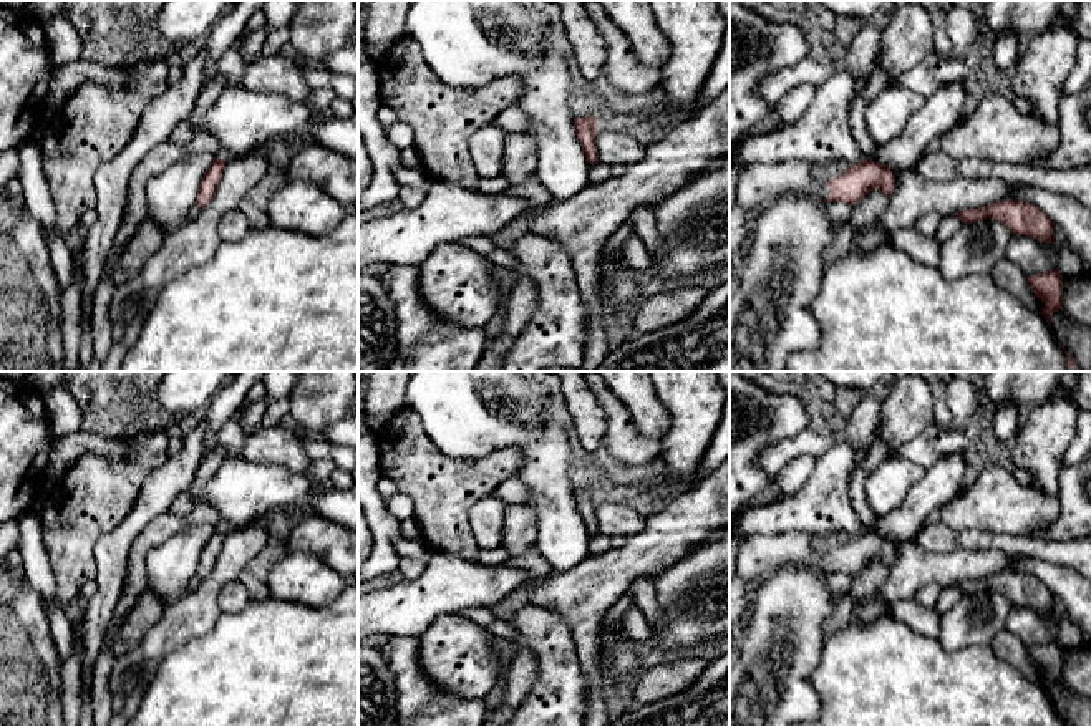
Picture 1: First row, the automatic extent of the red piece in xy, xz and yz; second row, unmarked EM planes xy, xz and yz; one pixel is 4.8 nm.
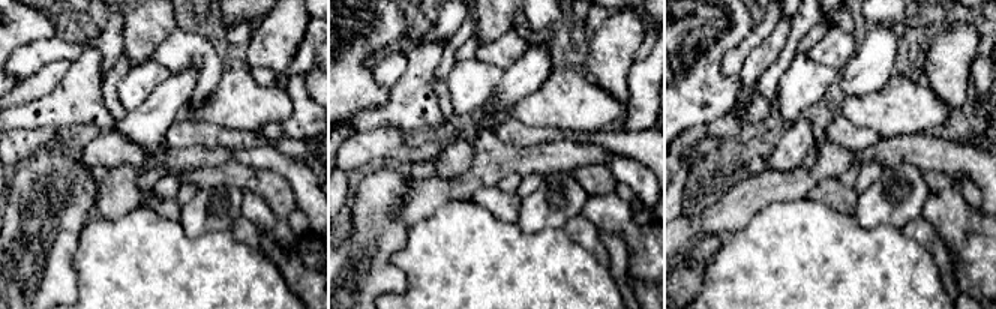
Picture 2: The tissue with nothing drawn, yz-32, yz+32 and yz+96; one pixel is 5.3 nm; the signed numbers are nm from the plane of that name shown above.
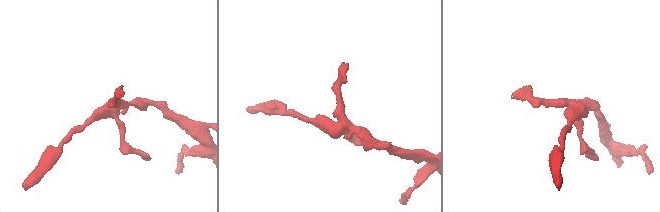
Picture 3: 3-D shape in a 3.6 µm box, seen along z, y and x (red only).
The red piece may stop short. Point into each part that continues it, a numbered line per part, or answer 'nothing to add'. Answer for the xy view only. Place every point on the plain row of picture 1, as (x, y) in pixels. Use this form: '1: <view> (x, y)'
nothing to add

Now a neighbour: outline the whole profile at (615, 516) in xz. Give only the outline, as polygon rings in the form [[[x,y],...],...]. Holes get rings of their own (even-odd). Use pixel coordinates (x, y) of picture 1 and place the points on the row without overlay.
[[[599,494],[595,519],[599,534],[628,539],[645,527],[647,511],[627,497]]]

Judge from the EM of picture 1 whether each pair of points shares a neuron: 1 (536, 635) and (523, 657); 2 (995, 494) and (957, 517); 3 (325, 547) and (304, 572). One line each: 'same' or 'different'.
1: different
2: same
3: different

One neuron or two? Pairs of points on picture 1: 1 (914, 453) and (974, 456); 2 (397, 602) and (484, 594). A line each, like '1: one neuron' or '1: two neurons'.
1: one neuron
2: one neuron

